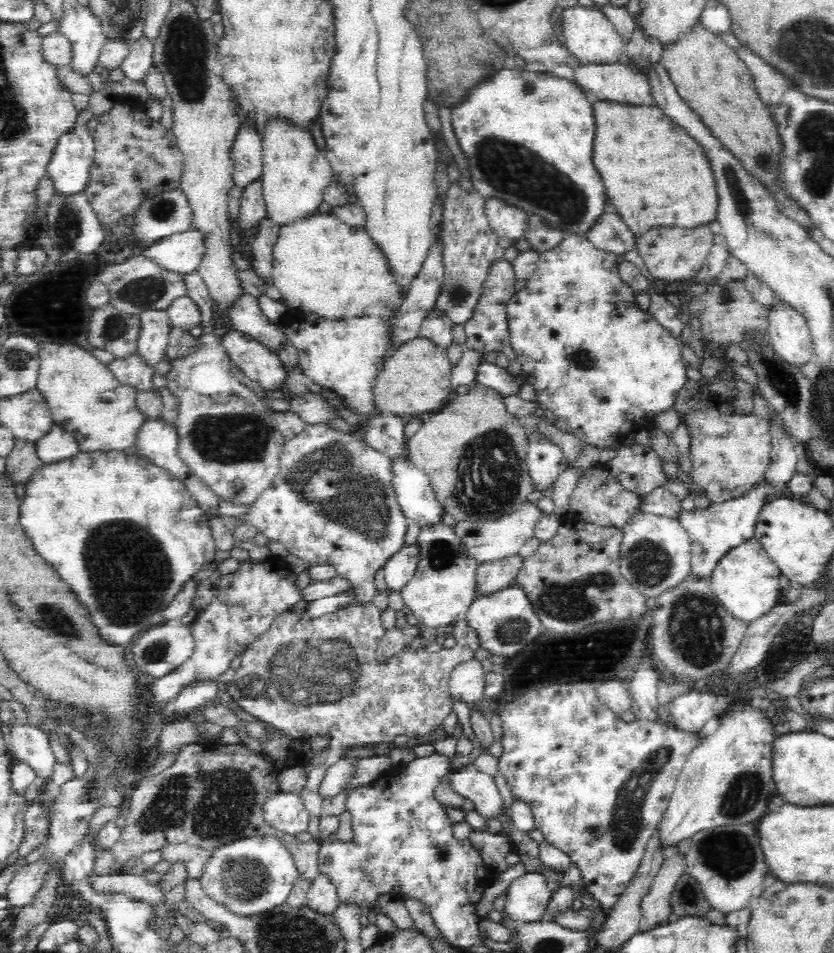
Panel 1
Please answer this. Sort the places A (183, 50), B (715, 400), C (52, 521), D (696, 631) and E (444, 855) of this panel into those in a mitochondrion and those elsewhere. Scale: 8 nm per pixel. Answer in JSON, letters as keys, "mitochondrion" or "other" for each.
{"A":"mitochondrion","B":"other","C":"other","D":"mitochondrion","E":"mitochondrion"}

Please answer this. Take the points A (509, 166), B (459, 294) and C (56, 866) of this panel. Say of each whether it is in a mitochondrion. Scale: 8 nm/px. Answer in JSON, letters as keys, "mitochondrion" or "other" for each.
{"A":"mitochondrion","B":"mitochondrion","C":"other"}

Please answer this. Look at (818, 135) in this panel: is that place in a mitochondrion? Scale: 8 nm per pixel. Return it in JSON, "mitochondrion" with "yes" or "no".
{"mitochondrion":"yes"}

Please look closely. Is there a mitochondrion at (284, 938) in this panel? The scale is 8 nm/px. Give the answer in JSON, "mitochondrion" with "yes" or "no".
{"mitochondrion":"yes"}

